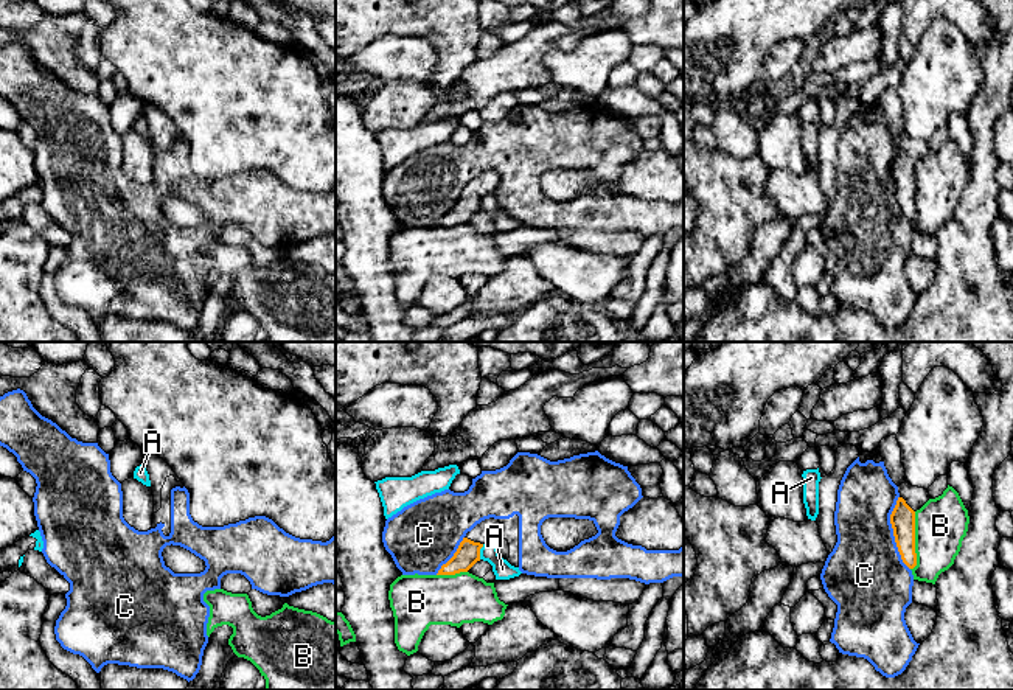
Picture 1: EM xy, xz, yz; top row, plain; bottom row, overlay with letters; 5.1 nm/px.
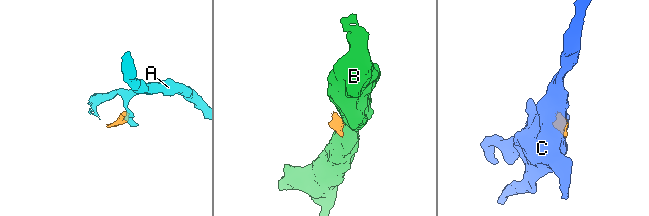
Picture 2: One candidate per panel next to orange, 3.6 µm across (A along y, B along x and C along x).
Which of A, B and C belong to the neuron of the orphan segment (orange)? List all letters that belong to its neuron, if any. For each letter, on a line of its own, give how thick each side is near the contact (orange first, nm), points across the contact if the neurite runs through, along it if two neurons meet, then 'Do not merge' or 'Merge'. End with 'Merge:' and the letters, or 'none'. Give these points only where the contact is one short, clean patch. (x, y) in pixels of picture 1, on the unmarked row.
A: Thickness 120 nm (orange) against 100 nm. Boundary: xz (483, 196), (479, 210). Do not merge
B: Thickness 130 nm (orange) against 280 nm. Boundary: yz (914, 163), (915, 216), (911, 221). Do not merge
C: Thickness 130 nm (orange) against 400 nm. Do not merge
Merge: none

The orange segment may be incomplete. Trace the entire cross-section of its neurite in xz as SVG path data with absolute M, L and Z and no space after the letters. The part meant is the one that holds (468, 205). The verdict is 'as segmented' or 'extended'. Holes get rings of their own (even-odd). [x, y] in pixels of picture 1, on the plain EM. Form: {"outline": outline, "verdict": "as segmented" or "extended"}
{"outline": "M489 169L477 176L466 185L454 208L441 218L437 227L455 227L468 224L477 213L480 213L480 200L486 194L494 194L500 186L499 171Z", "verdict": "extended"}

